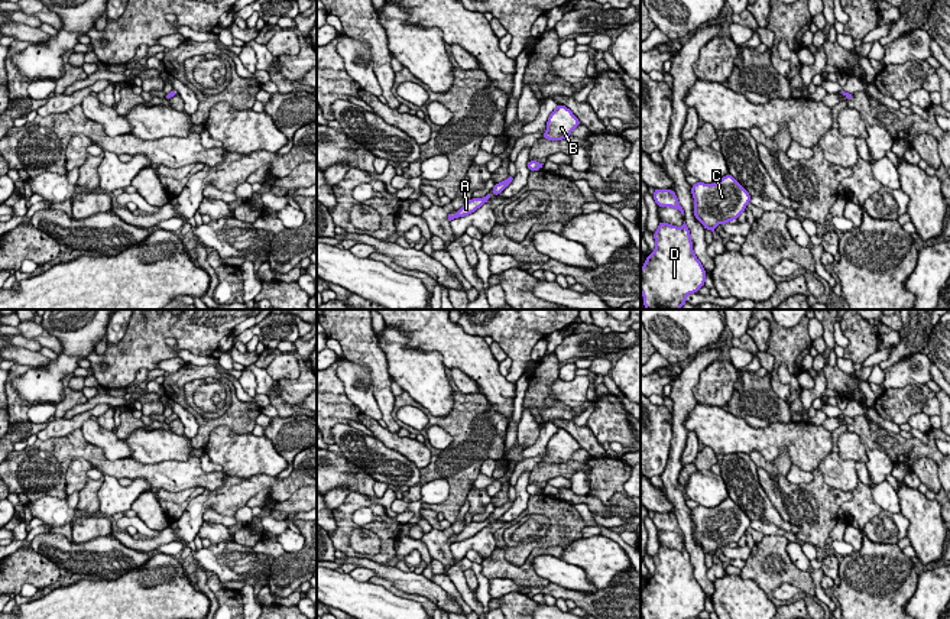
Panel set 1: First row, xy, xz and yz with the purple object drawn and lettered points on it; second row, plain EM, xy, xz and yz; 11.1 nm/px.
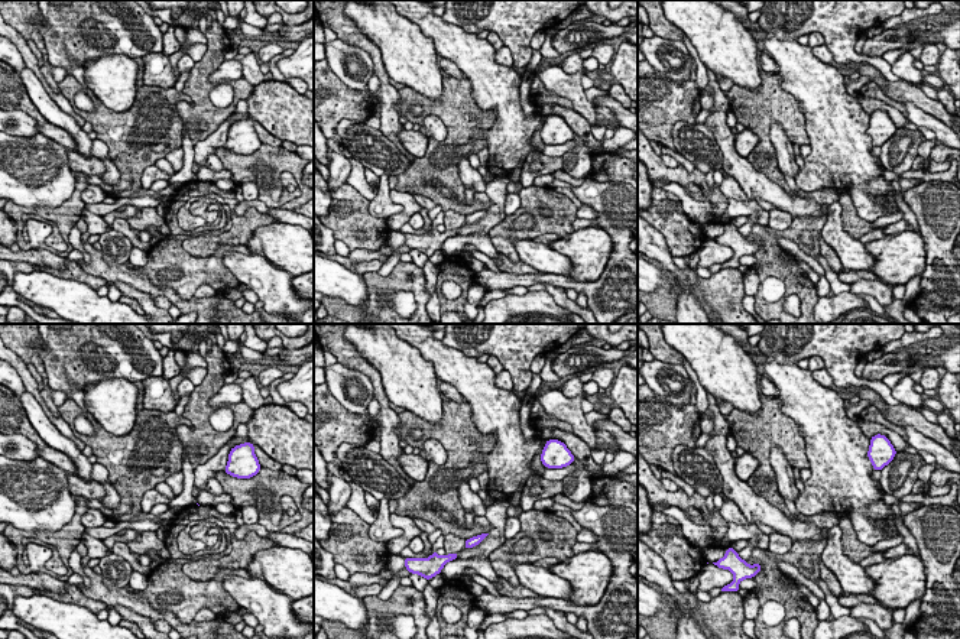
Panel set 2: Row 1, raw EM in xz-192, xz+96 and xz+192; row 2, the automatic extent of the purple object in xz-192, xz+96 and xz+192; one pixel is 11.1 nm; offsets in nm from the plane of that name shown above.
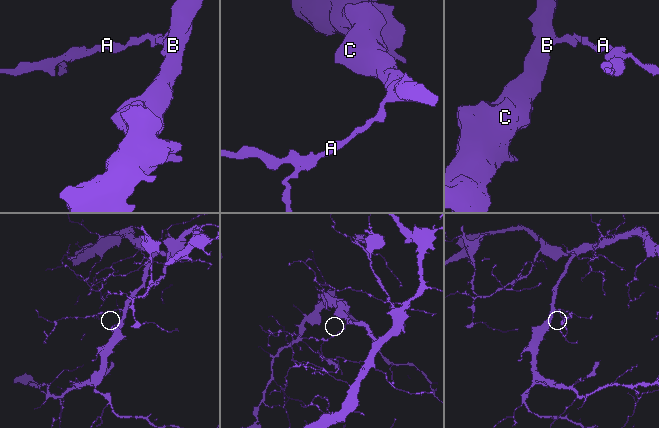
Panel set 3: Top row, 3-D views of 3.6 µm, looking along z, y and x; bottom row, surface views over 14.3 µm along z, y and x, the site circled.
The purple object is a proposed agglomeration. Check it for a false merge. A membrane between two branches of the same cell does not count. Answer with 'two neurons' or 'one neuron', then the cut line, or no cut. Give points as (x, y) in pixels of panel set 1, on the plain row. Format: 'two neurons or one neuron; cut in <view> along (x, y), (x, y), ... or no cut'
one neuron; no cut

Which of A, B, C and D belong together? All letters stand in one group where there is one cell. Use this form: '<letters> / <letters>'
A B C D

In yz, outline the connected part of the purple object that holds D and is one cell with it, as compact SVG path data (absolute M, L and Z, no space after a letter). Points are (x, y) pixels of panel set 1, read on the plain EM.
M659 545L655 573L641 592L642 619L688 619L704 610L706 593L693 574L690 552Z

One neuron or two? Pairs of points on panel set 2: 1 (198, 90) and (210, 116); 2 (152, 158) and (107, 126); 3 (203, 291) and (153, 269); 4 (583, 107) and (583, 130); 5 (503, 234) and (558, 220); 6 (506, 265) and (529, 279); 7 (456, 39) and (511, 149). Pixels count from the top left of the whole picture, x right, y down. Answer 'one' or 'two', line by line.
1: one
2: one
3: two
4: two
5: one
6: two
7: one

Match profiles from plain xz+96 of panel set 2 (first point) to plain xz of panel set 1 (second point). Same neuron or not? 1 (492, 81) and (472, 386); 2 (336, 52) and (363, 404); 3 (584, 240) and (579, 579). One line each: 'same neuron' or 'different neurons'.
1: different neurons
2: same neuron
3: different neurons

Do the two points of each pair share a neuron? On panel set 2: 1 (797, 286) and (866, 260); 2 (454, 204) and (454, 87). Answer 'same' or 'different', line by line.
1: different
2: same

